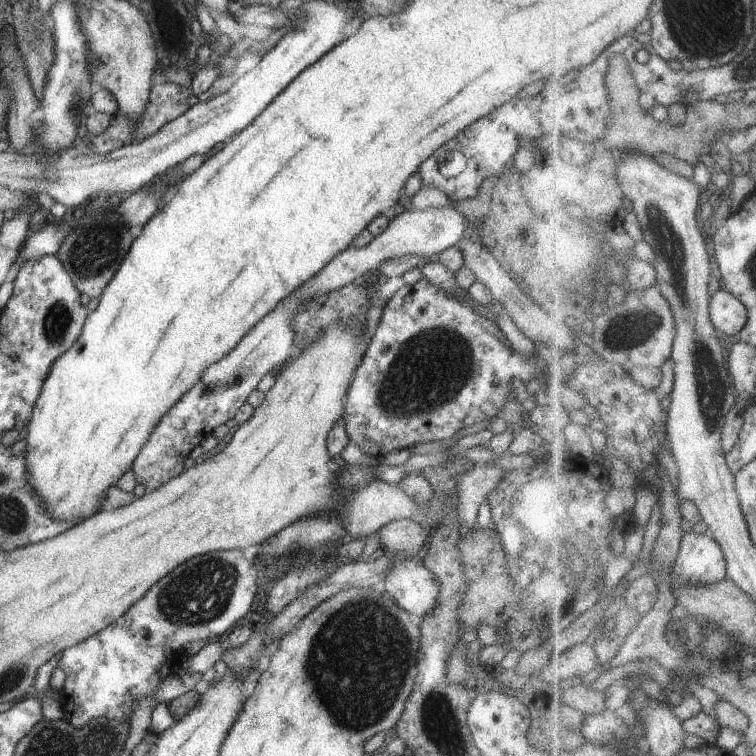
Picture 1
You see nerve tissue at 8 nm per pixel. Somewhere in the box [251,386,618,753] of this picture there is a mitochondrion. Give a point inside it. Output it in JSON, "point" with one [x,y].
{"point":[355,697]}

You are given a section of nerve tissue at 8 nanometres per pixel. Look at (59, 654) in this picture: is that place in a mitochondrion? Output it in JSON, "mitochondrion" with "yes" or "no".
{"mitochondrion":"no"}

